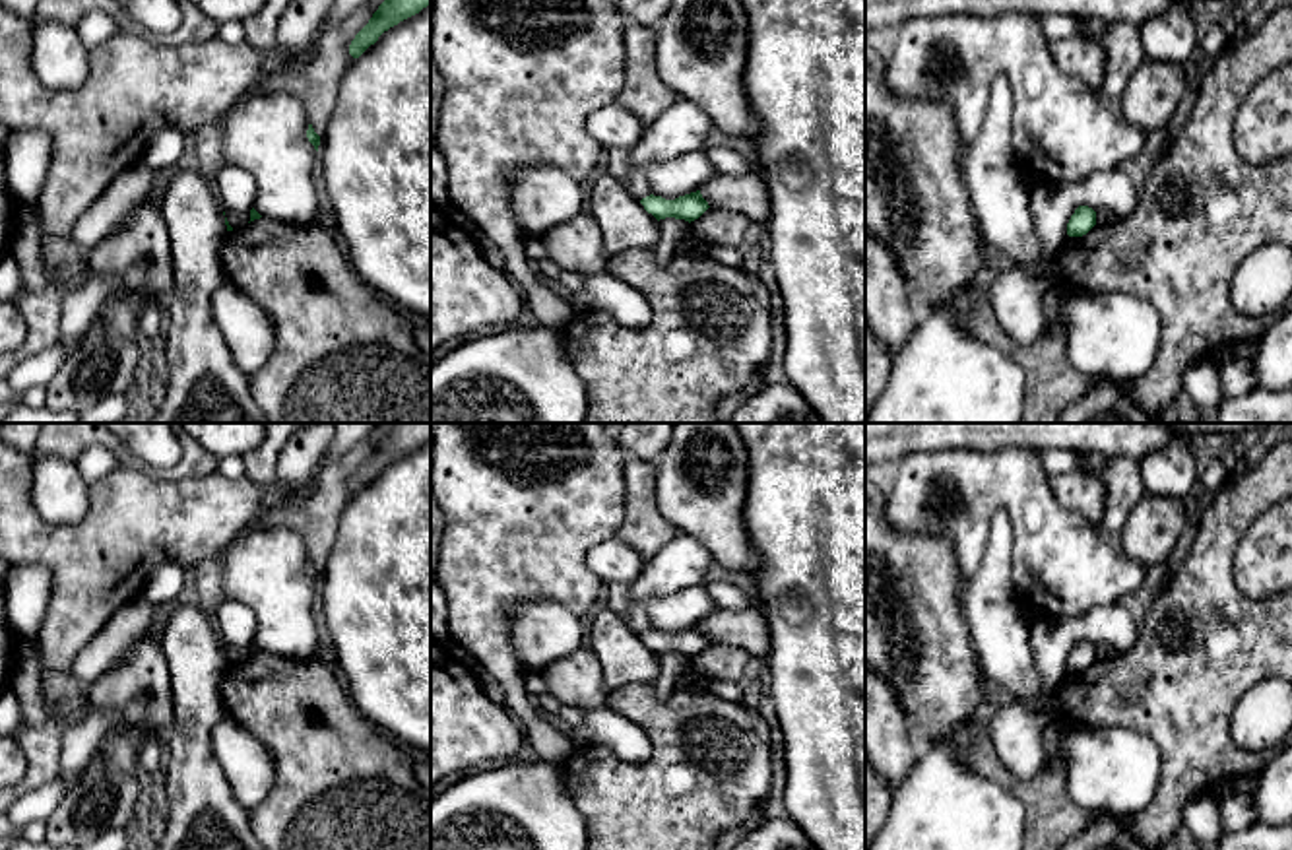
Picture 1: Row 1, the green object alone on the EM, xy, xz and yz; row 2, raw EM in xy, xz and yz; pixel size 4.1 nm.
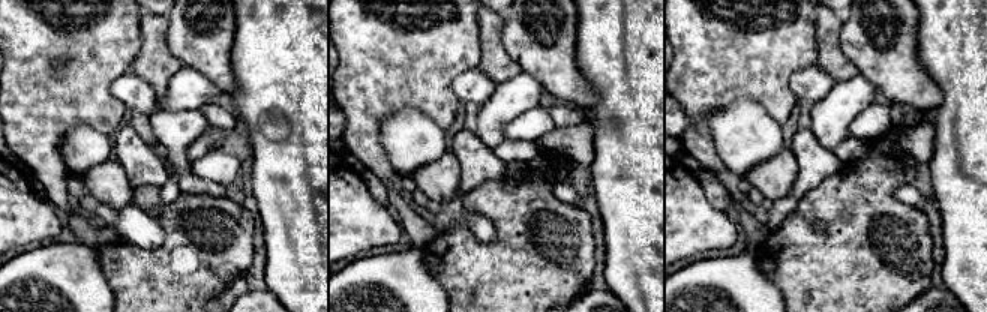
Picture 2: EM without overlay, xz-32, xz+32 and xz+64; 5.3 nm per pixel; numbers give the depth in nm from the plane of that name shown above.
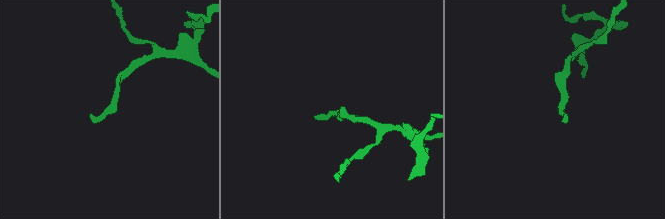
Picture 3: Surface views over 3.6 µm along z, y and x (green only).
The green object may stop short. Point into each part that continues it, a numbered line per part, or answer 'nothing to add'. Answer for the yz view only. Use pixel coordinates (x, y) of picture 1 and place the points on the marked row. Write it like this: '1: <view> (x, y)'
nothing to add

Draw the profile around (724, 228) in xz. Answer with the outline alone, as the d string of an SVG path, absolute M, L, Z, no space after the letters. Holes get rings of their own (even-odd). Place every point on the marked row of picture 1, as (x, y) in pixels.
M708 208L698 219L689 223L694 241L722 248L737 248L749 227L749 217L727 208Z

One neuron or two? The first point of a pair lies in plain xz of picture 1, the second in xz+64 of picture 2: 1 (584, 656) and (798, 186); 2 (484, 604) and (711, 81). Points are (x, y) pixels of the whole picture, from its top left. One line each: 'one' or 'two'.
1: two
2: one

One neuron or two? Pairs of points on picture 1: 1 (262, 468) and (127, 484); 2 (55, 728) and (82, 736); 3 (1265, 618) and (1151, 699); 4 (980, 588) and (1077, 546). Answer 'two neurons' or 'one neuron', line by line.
1: two neurons
2: two neurons
3: one neuron
4: two neurons

